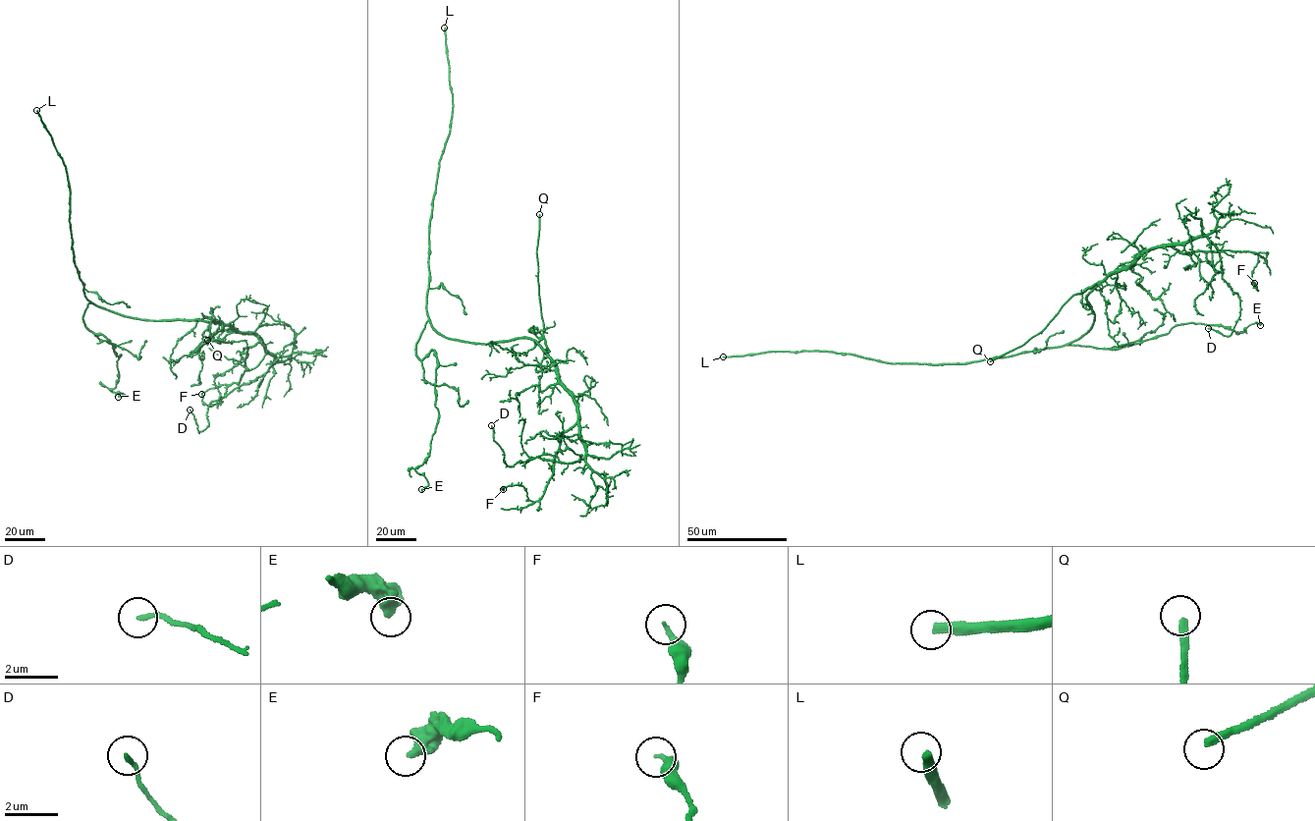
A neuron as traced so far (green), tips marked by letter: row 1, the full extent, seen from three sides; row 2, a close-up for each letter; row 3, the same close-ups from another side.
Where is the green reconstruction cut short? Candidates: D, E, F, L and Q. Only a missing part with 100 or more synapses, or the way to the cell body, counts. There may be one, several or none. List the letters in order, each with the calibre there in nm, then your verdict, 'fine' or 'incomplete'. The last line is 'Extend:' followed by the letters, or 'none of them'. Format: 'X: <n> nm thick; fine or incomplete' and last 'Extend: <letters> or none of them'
D: 160 nm thick; fine
E: 460 nm thick; fine
F: 260 nm thick; fine
L: 340 nm thick; incomplete
Q: 280 nm thick; incomplete
Extend: L, Q

